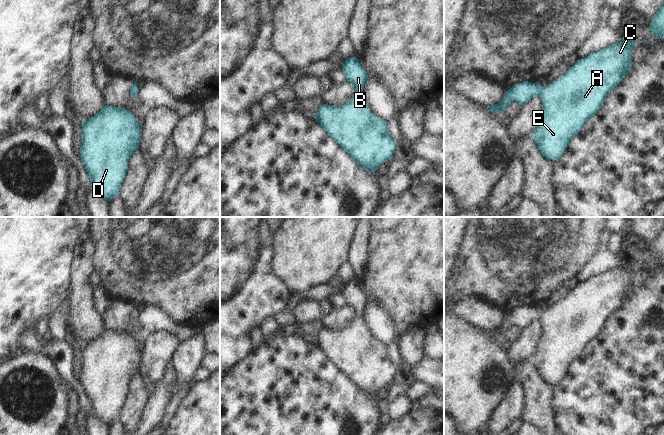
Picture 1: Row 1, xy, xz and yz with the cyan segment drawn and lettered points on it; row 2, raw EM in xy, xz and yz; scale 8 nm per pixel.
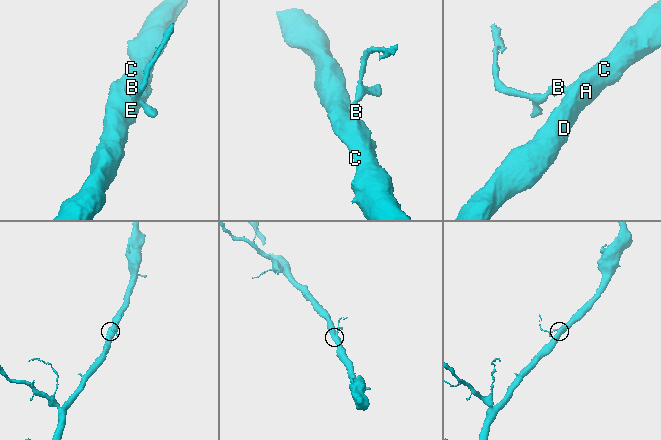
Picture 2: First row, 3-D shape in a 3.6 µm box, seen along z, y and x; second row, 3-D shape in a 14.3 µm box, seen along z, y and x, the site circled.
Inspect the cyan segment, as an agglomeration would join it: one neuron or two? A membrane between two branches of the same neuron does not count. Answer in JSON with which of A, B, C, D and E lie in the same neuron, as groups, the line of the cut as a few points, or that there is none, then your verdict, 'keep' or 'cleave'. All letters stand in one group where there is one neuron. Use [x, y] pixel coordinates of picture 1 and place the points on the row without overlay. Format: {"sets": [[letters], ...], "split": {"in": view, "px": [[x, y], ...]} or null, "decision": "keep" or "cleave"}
{"sets": [["A", "B", "C", "D", "E"]], "split": null, "decision": "keep"}

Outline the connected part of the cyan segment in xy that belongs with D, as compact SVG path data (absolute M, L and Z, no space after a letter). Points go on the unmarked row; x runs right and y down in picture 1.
M105 329L99 337L82 345L81 383L96 418L110 425L118 420L128 394L128 385L138 373L142 350L132 336L125 332Z

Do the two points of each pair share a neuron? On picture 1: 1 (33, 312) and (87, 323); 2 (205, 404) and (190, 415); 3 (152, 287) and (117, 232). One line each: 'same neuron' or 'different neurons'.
1: different neurons
2: same neuron
3: same neuron

